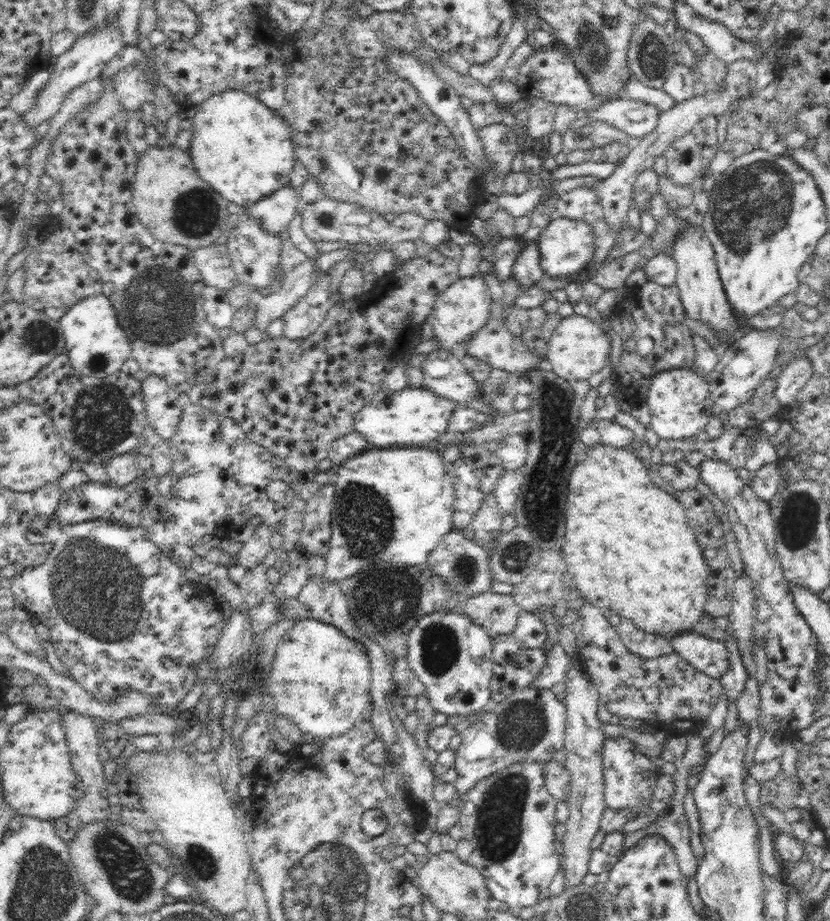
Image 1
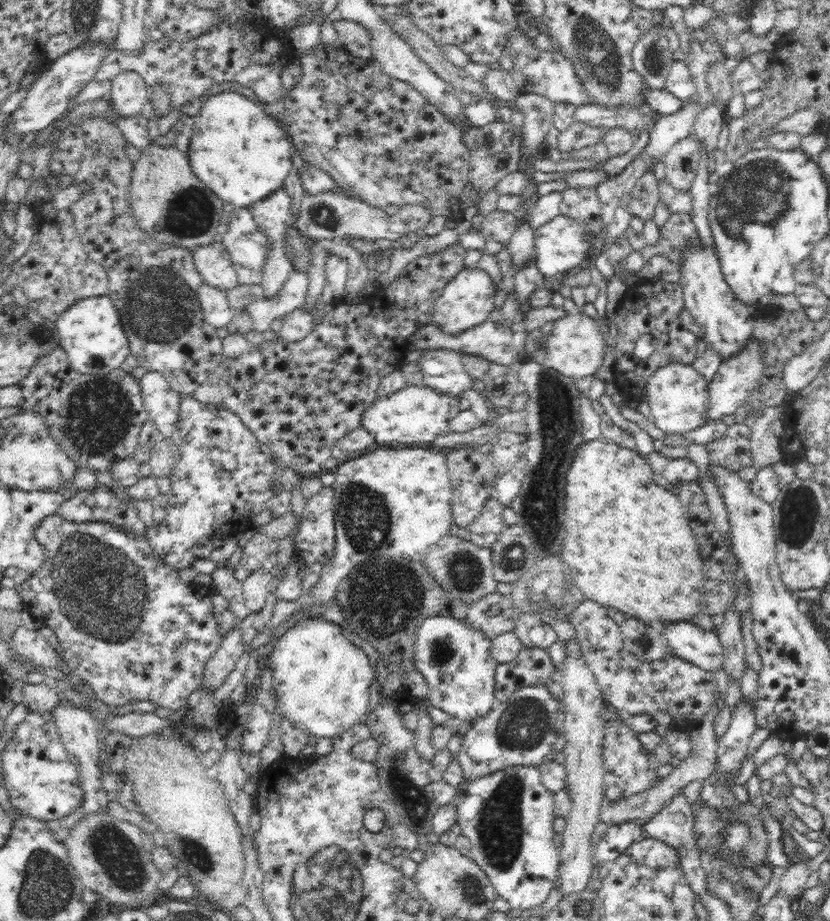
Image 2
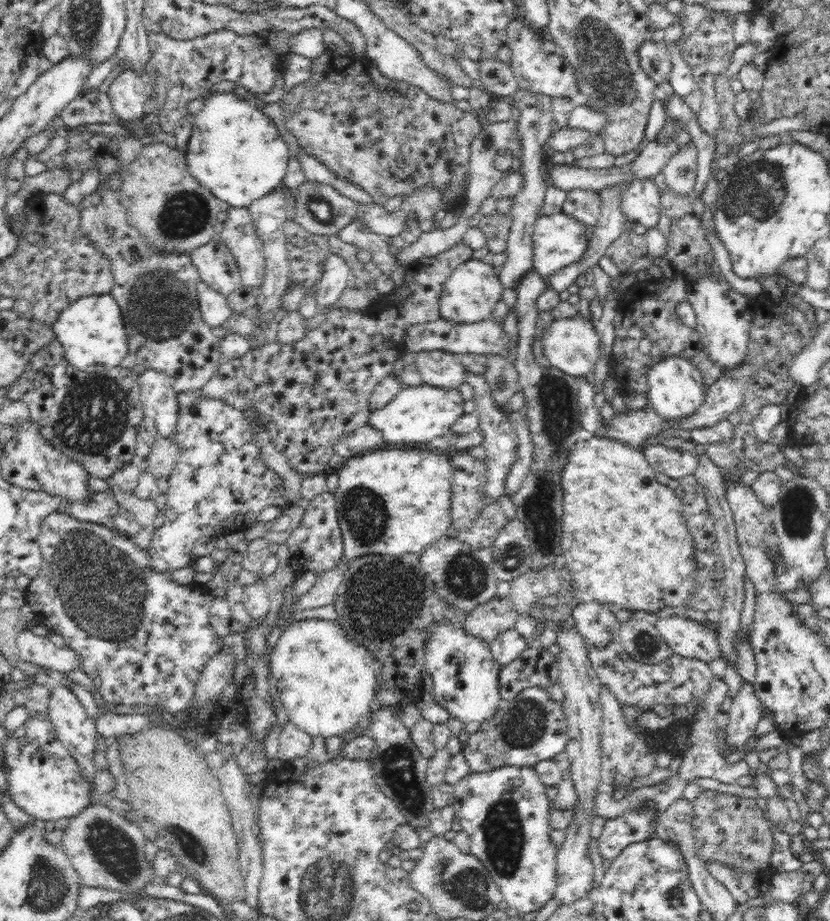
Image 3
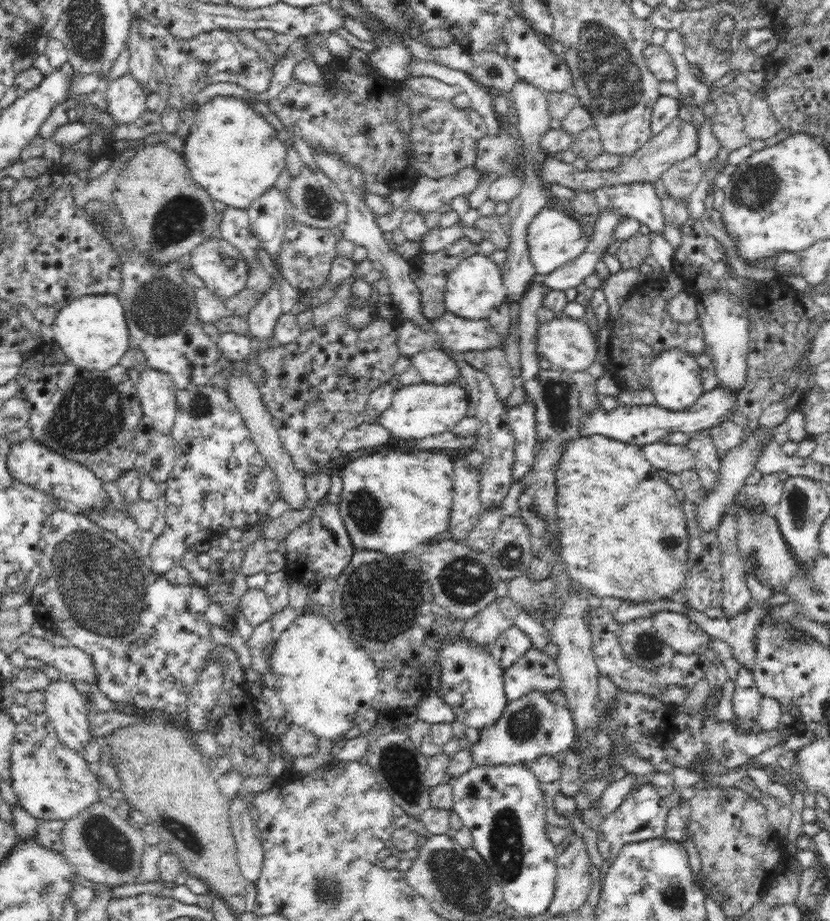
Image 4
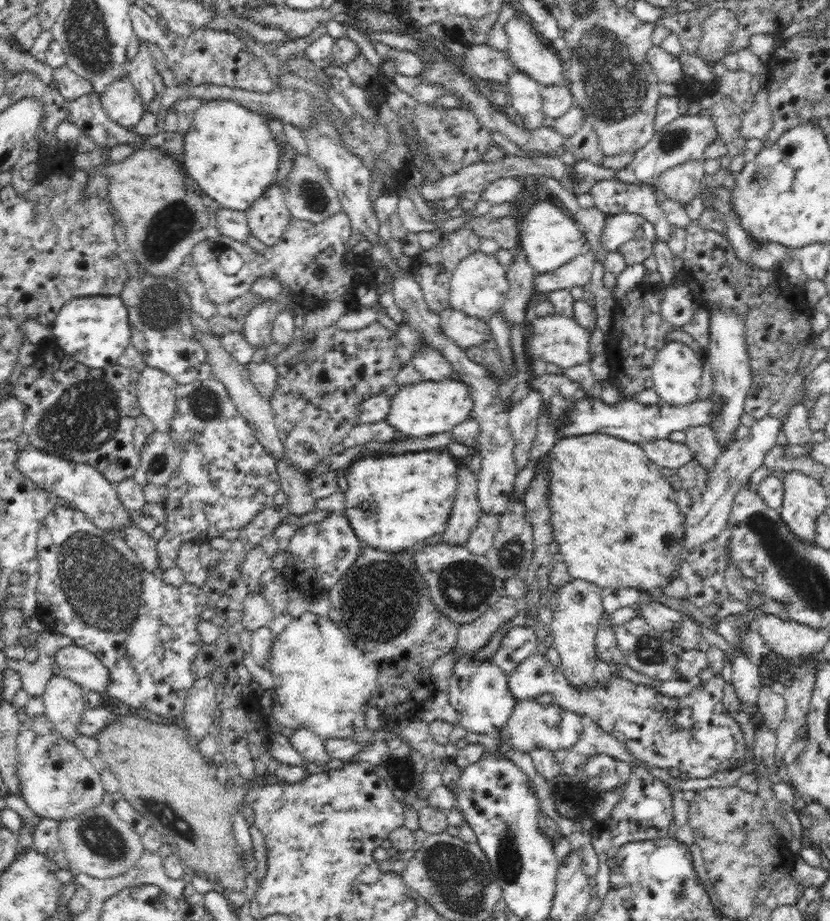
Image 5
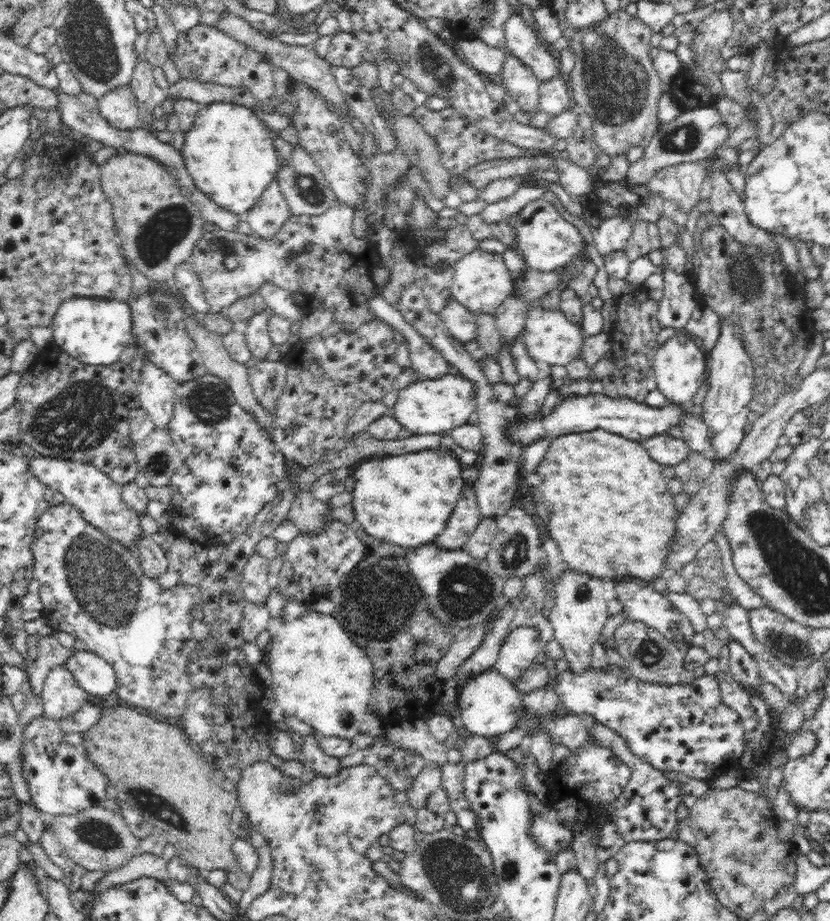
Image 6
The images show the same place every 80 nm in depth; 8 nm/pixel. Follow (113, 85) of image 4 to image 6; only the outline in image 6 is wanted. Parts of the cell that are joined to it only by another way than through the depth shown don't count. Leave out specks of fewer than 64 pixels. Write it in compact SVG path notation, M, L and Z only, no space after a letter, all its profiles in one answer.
M129 84L106 92L98 100L102 116L116 128L132 130L141 126L139 104Z

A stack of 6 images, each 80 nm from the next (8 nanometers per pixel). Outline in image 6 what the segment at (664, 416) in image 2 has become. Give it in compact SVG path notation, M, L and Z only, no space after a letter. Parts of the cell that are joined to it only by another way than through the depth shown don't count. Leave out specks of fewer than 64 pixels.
M685 335L673 336L663 345L658 346L652 368L657 389L667 398L668 404L690 404L692 396L707 378L706 358L706 351L698 349L696 344Z

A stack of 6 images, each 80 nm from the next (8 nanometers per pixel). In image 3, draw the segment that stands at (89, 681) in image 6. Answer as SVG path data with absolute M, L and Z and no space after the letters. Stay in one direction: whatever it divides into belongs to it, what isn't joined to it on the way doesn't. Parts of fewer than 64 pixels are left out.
M23 629L17 637L17 647L21 653L21 660L43 665L46 669L52 669L59 673L70 672L80 668L80 657L72 649L56 647L48 640Z

